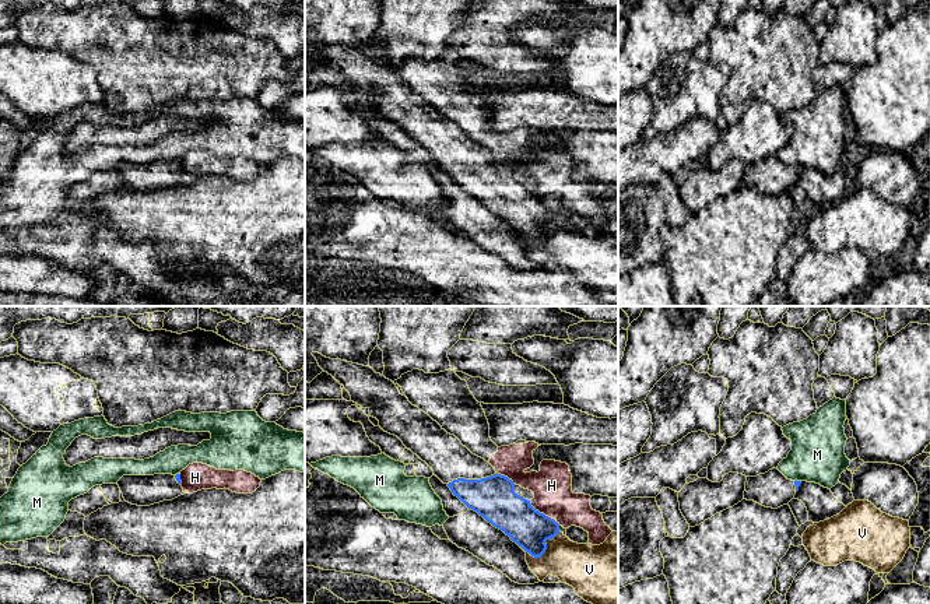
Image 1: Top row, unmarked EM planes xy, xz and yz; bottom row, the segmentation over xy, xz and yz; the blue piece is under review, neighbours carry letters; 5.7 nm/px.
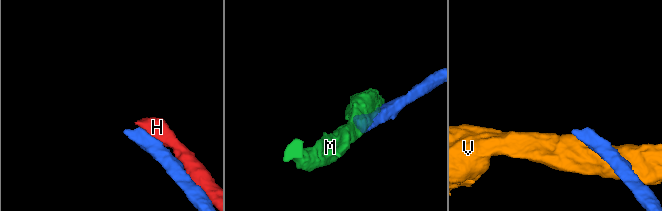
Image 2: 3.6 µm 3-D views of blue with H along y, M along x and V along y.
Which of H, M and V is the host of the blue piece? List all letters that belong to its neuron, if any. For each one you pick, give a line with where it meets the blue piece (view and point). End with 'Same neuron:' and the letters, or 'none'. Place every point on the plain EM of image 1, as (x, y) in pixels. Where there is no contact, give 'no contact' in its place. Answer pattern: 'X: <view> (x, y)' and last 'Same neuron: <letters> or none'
Same neuron: none

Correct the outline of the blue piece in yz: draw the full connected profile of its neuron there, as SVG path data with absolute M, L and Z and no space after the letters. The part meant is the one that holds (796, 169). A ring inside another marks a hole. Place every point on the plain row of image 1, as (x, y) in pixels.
M778 155L757 164L747 164L744 186L778 196L794 186L801 168L787 166Z

